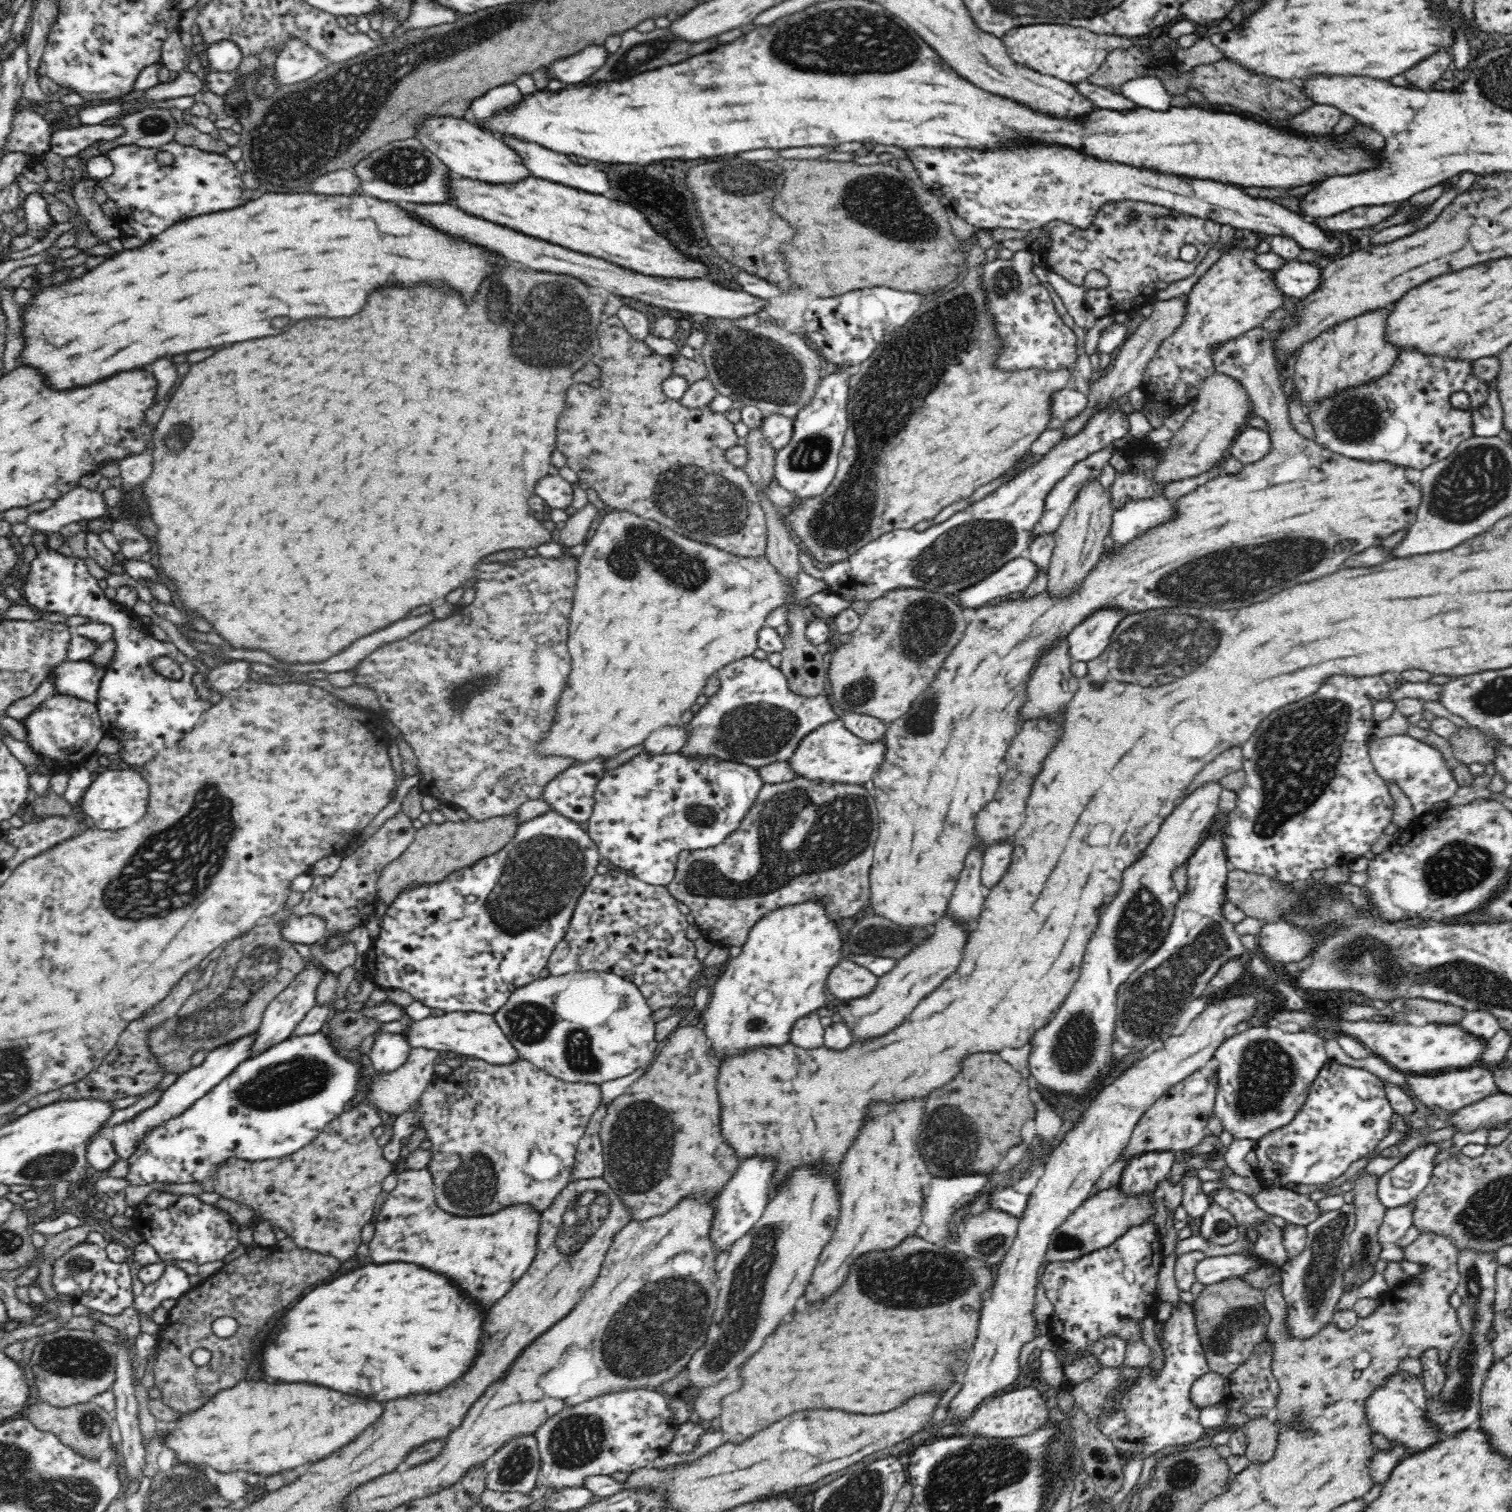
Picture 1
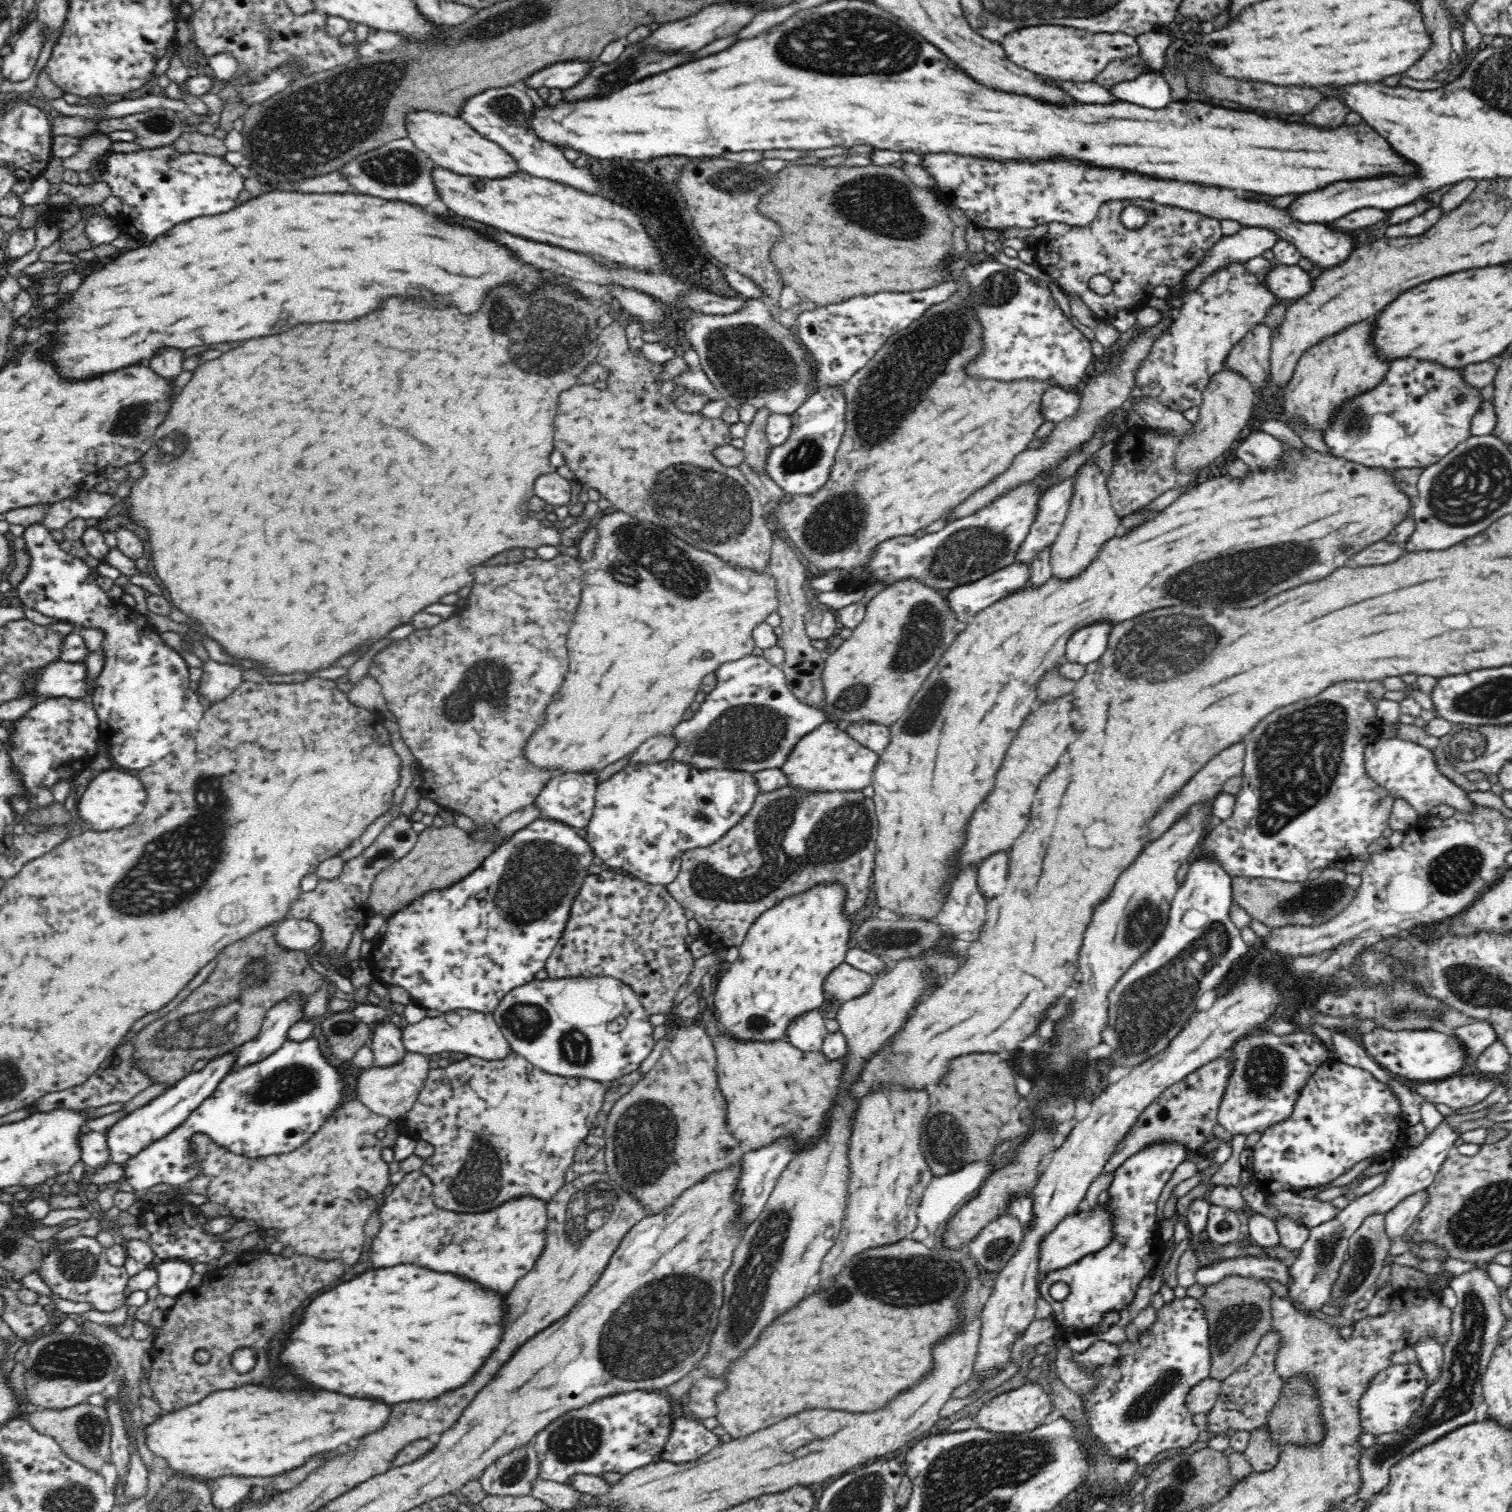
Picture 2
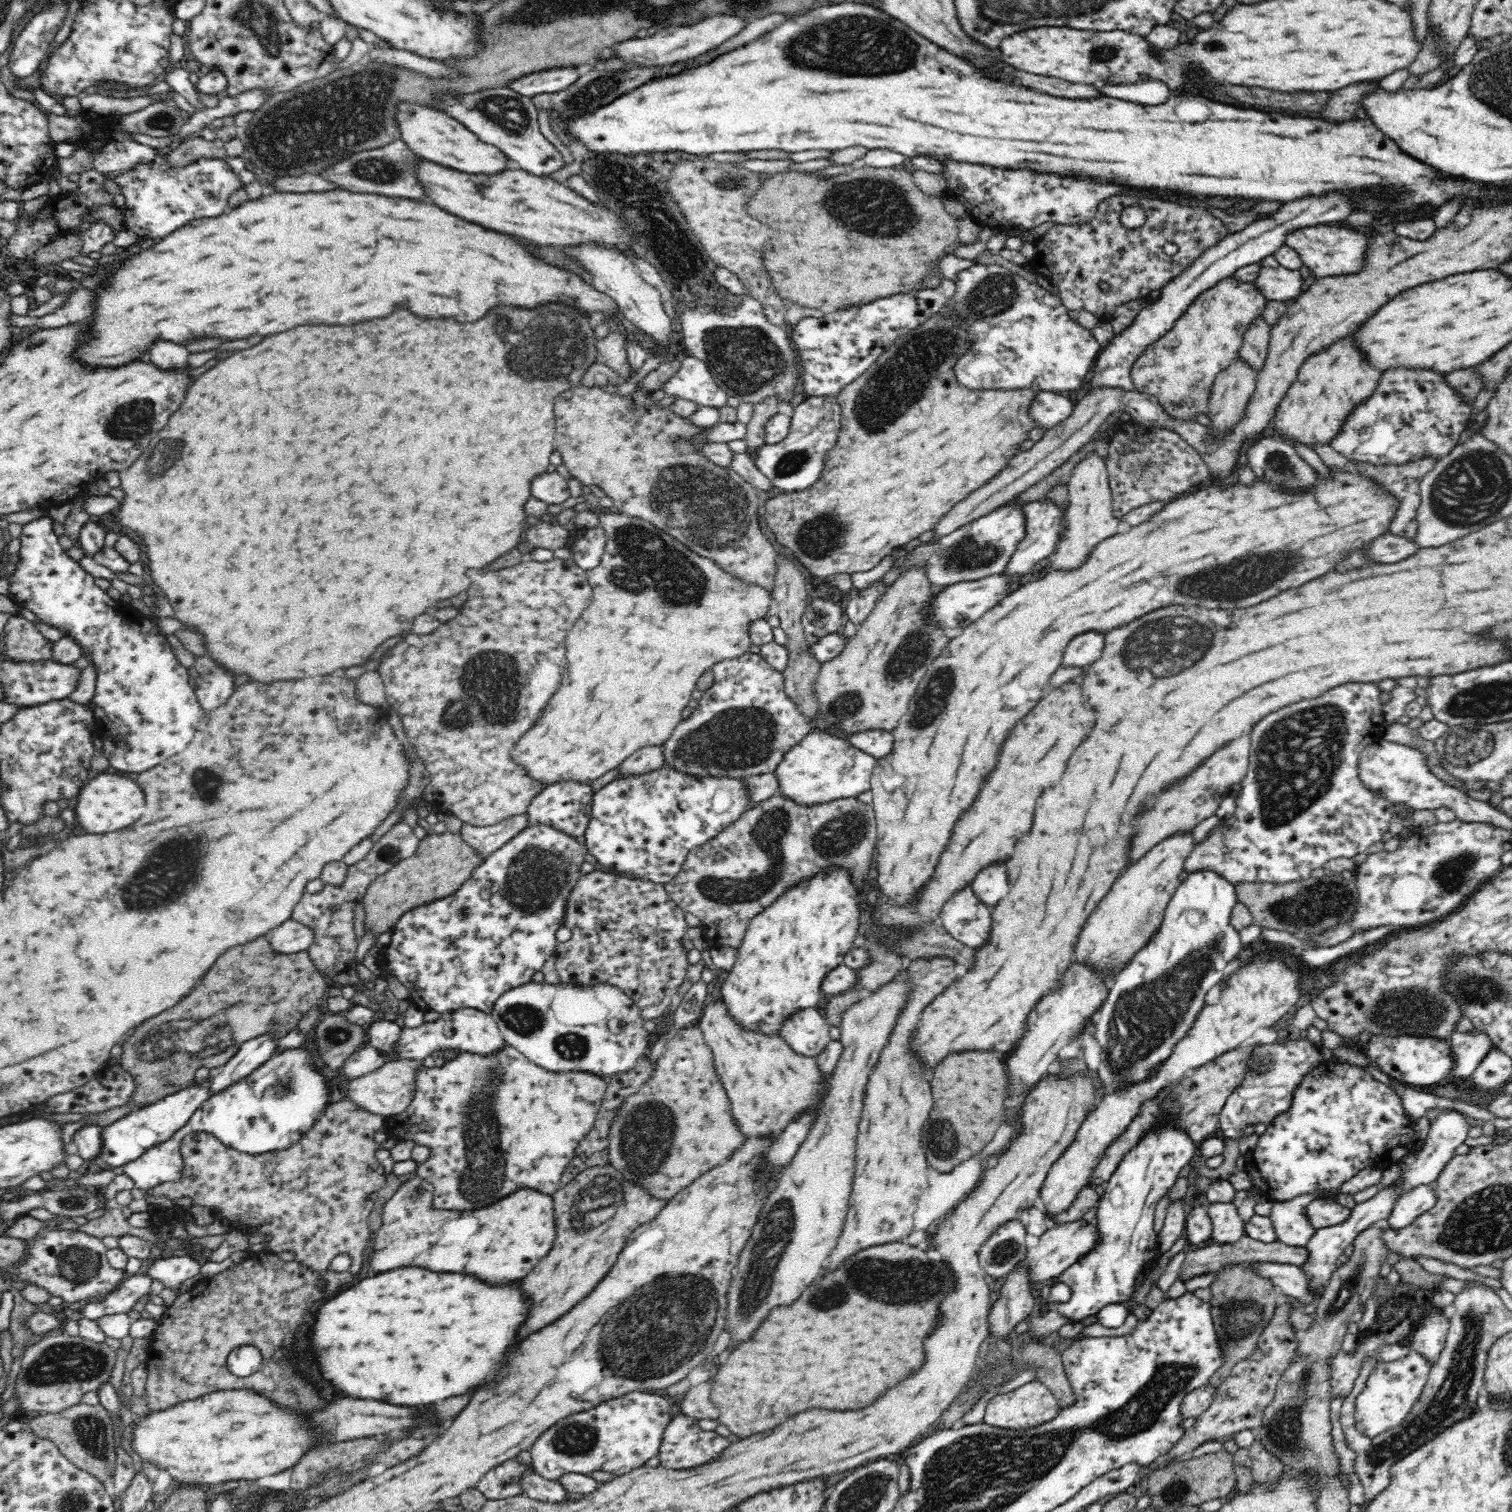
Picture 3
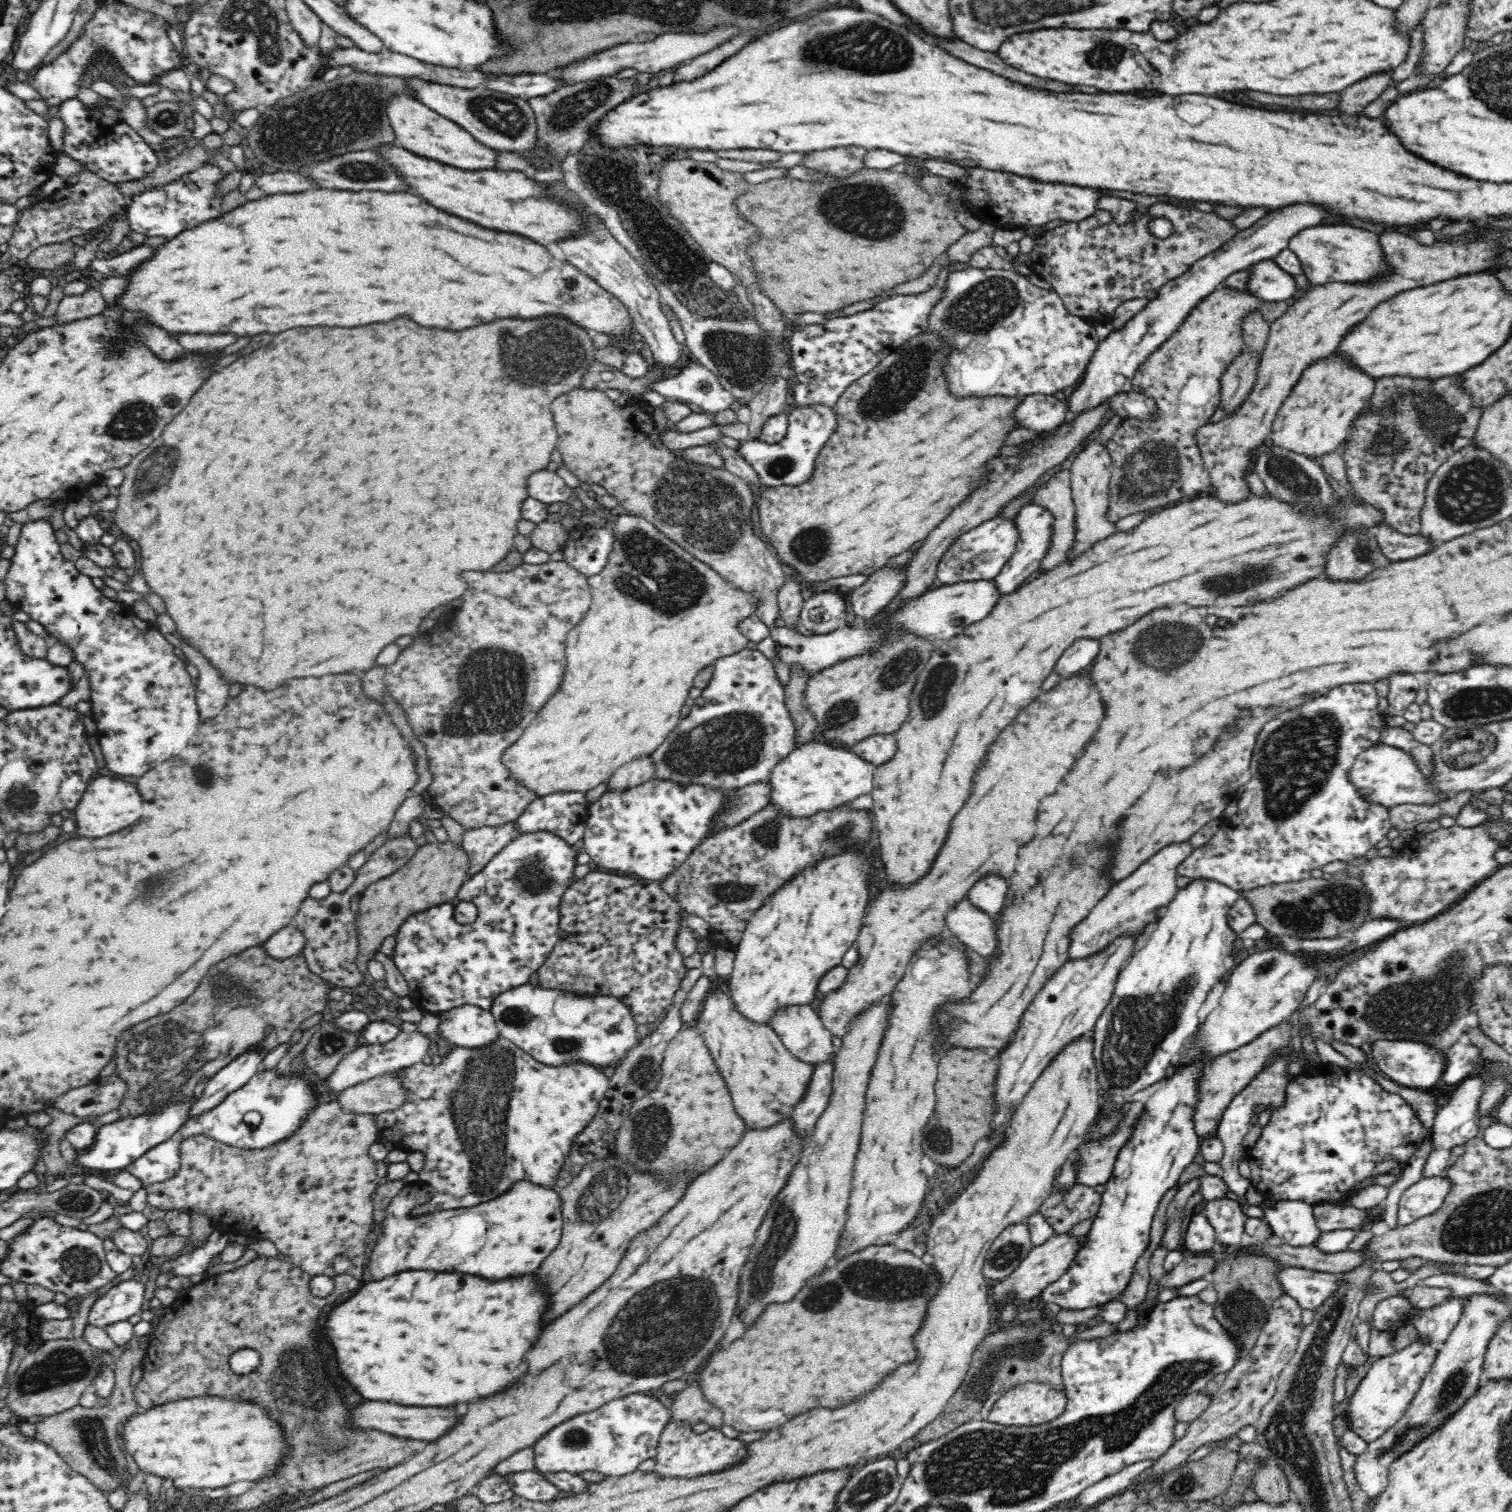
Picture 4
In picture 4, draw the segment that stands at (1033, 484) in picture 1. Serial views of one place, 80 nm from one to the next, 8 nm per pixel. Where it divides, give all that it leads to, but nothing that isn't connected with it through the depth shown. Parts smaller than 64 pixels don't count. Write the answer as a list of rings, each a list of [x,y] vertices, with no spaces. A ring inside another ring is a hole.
[[[998,513],[997,517],[980,524],[980,527],[956,537],[955,542],[950,545],[939,562],[936,578],[944,585],[993,580],[1016,550],[1018,542],[1016,528],[1014,521],[1002,520]]]

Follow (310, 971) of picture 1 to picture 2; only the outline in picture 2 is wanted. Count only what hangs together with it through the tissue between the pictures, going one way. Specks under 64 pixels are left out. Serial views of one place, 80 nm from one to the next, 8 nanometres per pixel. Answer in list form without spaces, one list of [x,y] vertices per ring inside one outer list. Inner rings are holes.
[[[286,1000],[268,1010],[260,1032],[252,1040],[236,1048],[234,1064],[230,1066],[230,1072],[226,1075],[237,1071],[240,1067],[247,1067],[256,1061],[264,1060],[276,1052],[276,1049],[286,1042],[288,1029],[300,1021],[302,1012],[299,1000]]]

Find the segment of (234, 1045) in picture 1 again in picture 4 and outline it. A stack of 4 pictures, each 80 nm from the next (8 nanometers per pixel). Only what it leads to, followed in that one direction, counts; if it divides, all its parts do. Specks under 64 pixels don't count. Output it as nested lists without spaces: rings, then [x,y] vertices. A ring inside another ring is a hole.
[[[192,1101],[183,1103],[170,1103],[164,1105],[152,1113],[144,1113],[135,1117],[124,1117],[111,1123],[97,1126],[94,1143],[86,1150],[76,1153],[76,1158],[72,1165],[80,1165],[80,1168],[96,1169],[100,1171],[115,1171],[126,1168],[137,1158],[140,1158],[150,1148],[155,1148],[158,1144],[169,1140],[173,1134],[186,1122],[188,1110],[192,1106]]]

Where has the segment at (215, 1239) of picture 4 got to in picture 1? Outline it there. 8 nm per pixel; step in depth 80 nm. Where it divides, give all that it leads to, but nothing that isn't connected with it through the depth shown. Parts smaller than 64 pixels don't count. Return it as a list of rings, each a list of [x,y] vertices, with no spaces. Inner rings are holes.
[[[167,1262],[162,1276],[157,1281],[152,1281],[152,1284],[144,1286],[143,1294],[135,1298],[134,1308],[140,1314],[151,1316],[161,1302],[168,1298],[179,1299],[191,1289],[188,1277],[189,1274],[184,1269],[178,1267],[177,1264]]]

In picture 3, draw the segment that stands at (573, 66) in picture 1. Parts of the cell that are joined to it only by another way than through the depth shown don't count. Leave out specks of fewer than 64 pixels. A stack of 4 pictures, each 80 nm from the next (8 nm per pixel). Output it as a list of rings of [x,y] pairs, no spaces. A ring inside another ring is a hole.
[[[561,67],[546,69],[544,72],[533,72],[522,75],[516,80],[510,80],[506,87],[518,94],[533,96],[544,93],[555,93],[566,90],[572,82],[578,80],[576,67]]]

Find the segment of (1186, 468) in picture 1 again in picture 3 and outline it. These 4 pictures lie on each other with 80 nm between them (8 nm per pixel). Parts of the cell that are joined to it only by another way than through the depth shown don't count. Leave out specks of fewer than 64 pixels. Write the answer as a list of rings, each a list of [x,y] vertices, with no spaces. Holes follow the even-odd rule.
[[[1239,357],[1216,375],[1207,414],[1212,419],[1209,428],[1215,434],[1232,430],[1244,418],[1246,406],[1256,389],[1256,379],[1257,371]]]

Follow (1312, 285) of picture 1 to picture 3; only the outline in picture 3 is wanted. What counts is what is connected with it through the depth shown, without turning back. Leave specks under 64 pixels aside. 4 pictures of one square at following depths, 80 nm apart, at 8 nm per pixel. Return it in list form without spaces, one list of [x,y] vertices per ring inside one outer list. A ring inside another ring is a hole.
[[[1274,255],[1267,256],[1259,263],[1260,270],[1253,282],[1266,299],[1284,302],[1290,298],[1297,298],[1303,282],[1299,271],[1284,268]]]

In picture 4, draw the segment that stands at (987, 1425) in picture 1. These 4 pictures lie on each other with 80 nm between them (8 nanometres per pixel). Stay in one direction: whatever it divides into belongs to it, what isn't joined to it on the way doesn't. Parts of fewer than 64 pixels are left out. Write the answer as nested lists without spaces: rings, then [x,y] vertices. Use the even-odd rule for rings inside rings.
[[[1035,1381],[1026,1382],[1001,1395],[992,1406],[987,1421],[1003,1426],[1036,1427],[1056,1420],[1064,1413],[1067,1404],[1066,1392],[1062,1389]]]

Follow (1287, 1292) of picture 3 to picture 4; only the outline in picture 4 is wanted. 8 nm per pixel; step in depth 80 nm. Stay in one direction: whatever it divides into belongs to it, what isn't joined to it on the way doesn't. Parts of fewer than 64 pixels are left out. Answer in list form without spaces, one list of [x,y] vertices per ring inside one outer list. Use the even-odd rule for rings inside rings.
[[[1284,1266],[1276,1276],[1285,1294],[1295,1298],[1303,1309],[1314,1312],[1324,1304],[1325,1300],[1328,1300],[1328,1297],[1347,1283],[1344,1273],[1298,1267]]]

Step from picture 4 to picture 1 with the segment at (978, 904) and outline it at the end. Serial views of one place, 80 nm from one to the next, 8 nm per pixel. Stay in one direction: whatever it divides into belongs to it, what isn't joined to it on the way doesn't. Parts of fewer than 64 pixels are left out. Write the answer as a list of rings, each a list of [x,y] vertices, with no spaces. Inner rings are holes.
[[[1012,840],[988,847],[982,856],[981,884],[988,890],[1000,884],[1012,860]]]

